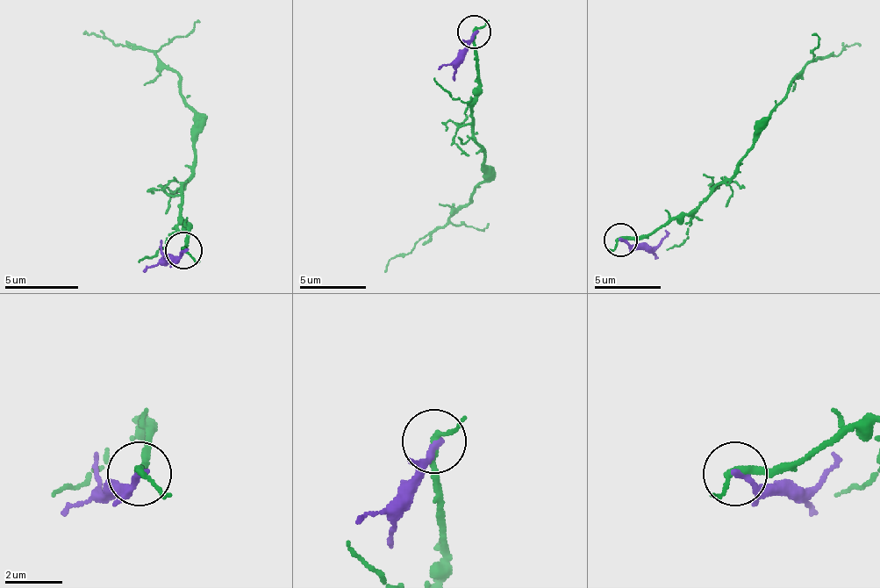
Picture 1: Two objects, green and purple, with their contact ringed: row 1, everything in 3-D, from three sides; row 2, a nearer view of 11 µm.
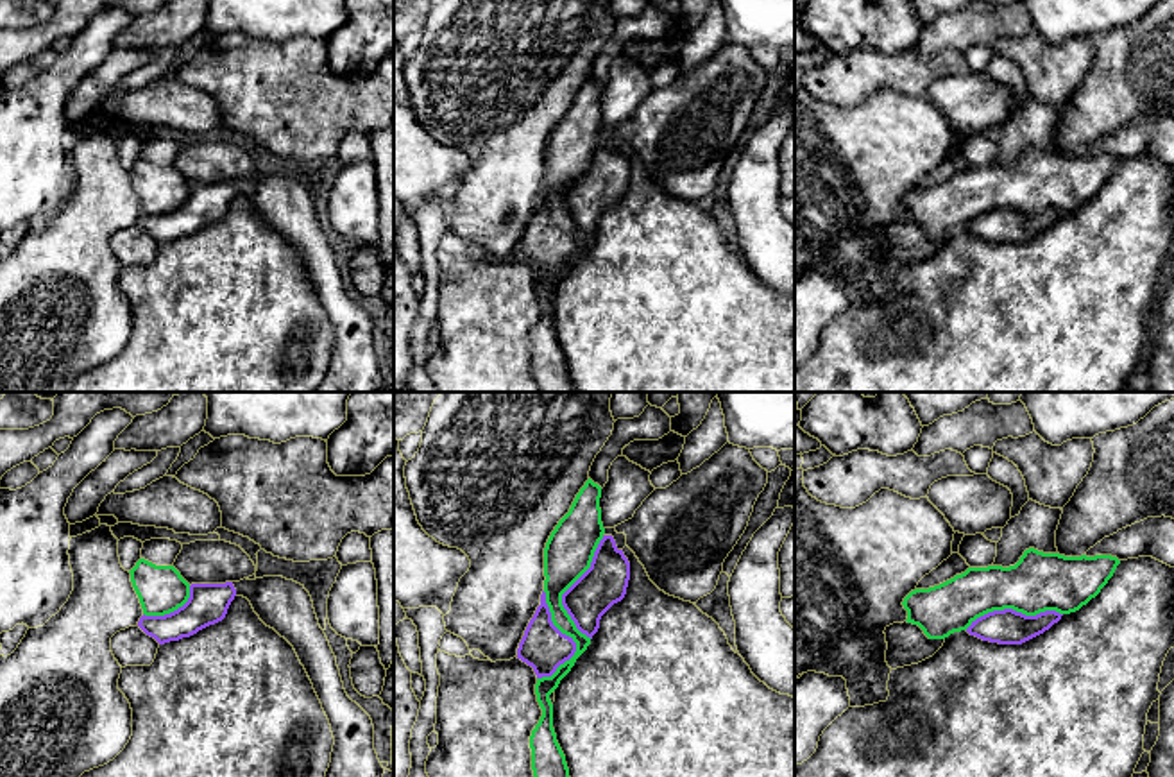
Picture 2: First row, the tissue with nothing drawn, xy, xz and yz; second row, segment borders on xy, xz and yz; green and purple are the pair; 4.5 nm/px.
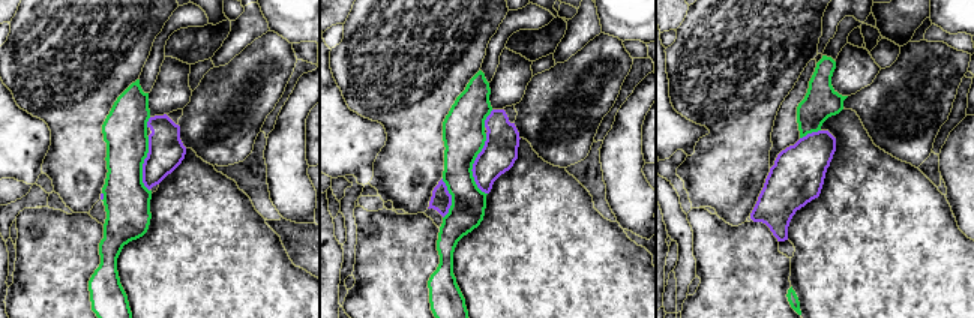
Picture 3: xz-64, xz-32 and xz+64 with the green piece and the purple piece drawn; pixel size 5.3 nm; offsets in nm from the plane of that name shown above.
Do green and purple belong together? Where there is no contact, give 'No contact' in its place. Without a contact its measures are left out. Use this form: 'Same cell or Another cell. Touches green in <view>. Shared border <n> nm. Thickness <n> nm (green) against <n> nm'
Another cell. Touches green in xz. Shared border 400 nm. Thickness 90 nm (green) against 200 nm

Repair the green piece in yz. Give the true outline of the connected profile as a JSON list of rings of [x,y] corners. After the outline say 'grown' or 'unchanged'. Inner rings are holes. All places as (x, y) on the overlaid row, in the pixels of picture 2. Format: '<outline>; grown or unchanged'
[[[1029,548],[1015,566],[968,568],[940,585],[911,591],[902,602],[907,610],[906,621],[918,625],[929,639],[945,639],[993,610],[1013,609],[1025,616],[1045,610],[1070,614],[1101,593],[1119,564],[1120,560],[1111,555],[1065,557]]]; unchanged

